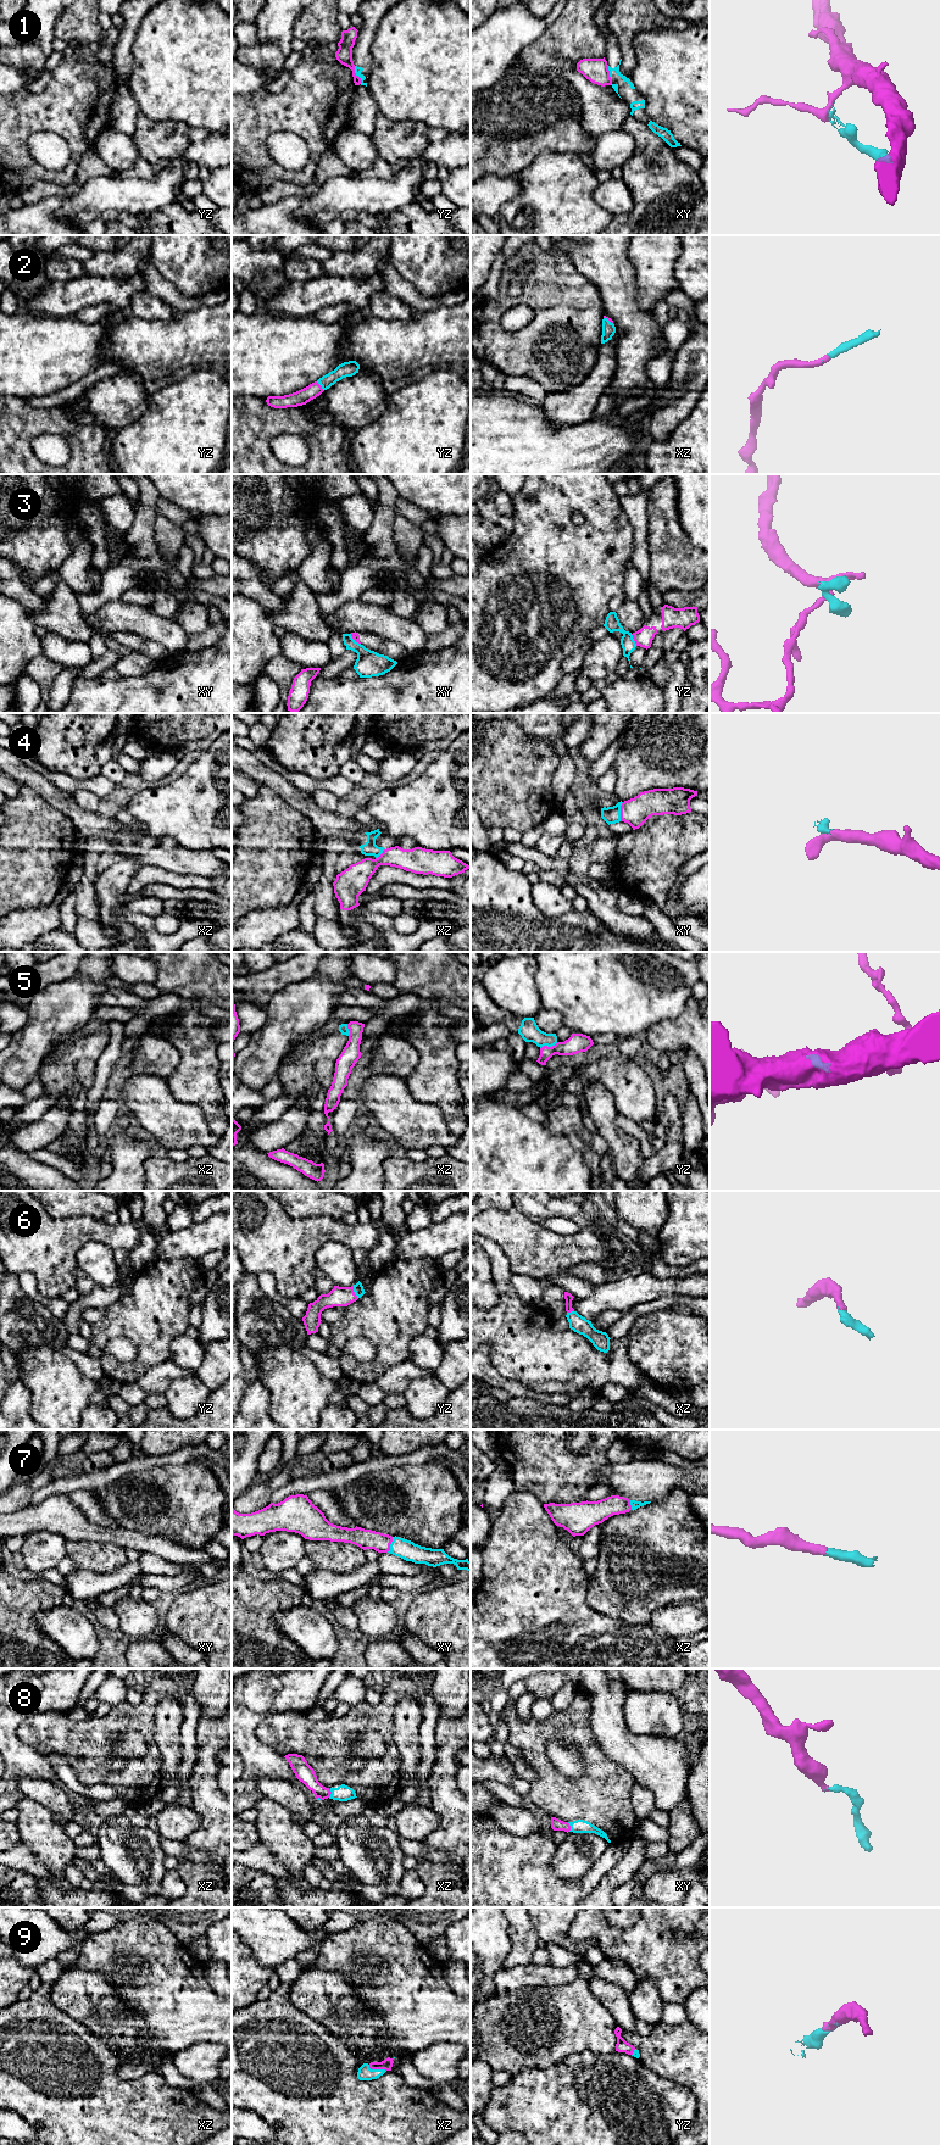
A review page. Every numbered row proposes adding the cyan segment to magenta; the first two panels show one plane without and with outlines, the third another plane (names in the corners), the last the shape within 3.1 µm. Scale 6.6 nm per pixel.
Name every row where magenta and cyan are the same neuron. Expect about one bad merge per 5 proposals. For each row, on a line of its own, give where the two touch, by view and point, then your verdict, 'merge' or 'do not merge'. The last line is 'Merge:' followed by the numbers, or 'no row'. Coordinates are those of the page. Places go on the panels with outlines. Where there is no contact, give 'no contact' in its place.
1: meets magenta in yz at (355, 74); do not merge
2: meets magenta in yz at (321, 386); merge
3: meets magenta in yz at (634, 640); do not merge
4: meets magenta in xy at (621, 812); merge
5: meets magenta in yz at (549, 1047); do not merge
6: meets magenta in yz at (354, 1292); merge
7: meets magenta in xy at (389, 1544); merge
8: meets magenta in xy at (569, 1827); merge
9: meets magenta in xz at (377, 2068); merge
Merge: 2, 4, 6, 7, 8, 9

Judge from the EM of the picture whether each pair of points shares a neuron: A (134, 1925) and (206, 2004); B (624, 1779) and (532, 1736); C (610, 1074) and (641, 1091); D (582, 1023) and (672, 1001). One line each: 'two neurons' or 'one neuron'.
A: one neuron
B: one neuron
C: one neuron
D: one neuron

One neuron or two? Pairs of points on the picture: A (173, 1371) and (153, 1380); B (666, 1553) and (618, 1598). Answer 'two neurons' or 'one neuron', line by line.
A: one neuron
B: one neuron

